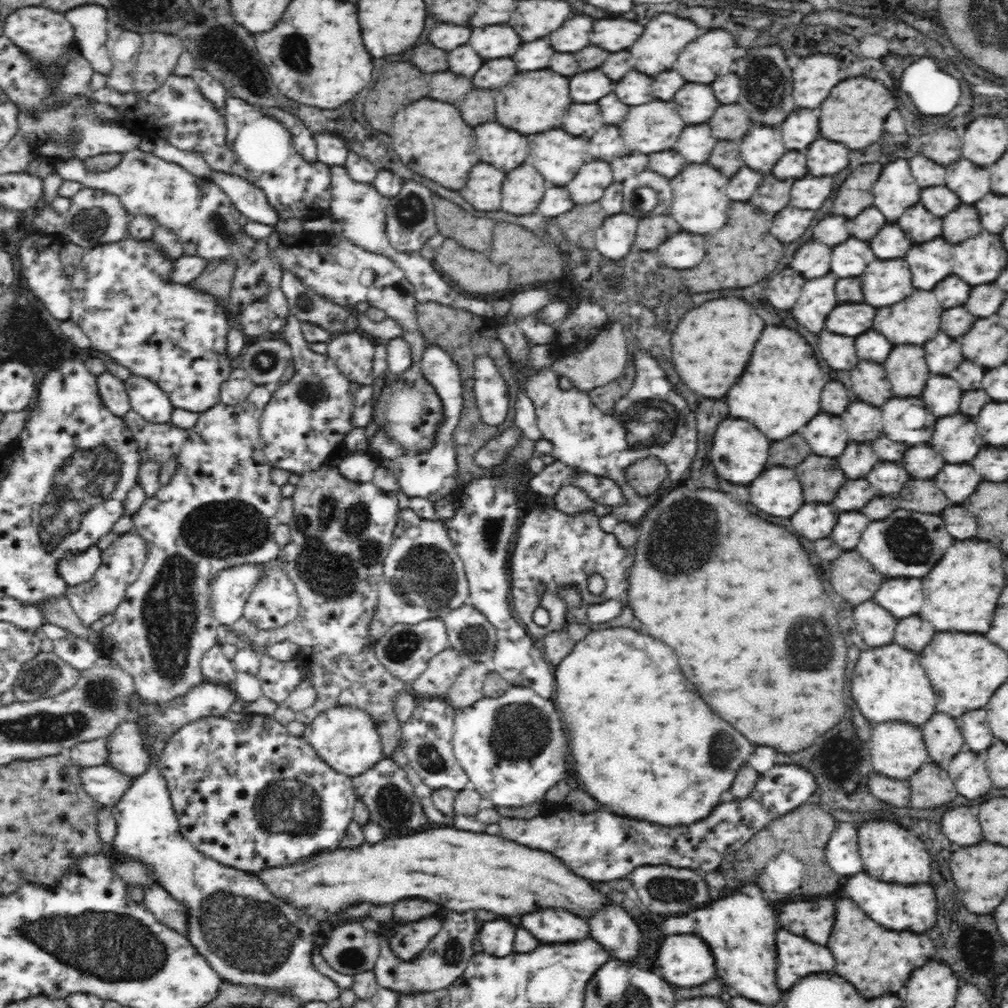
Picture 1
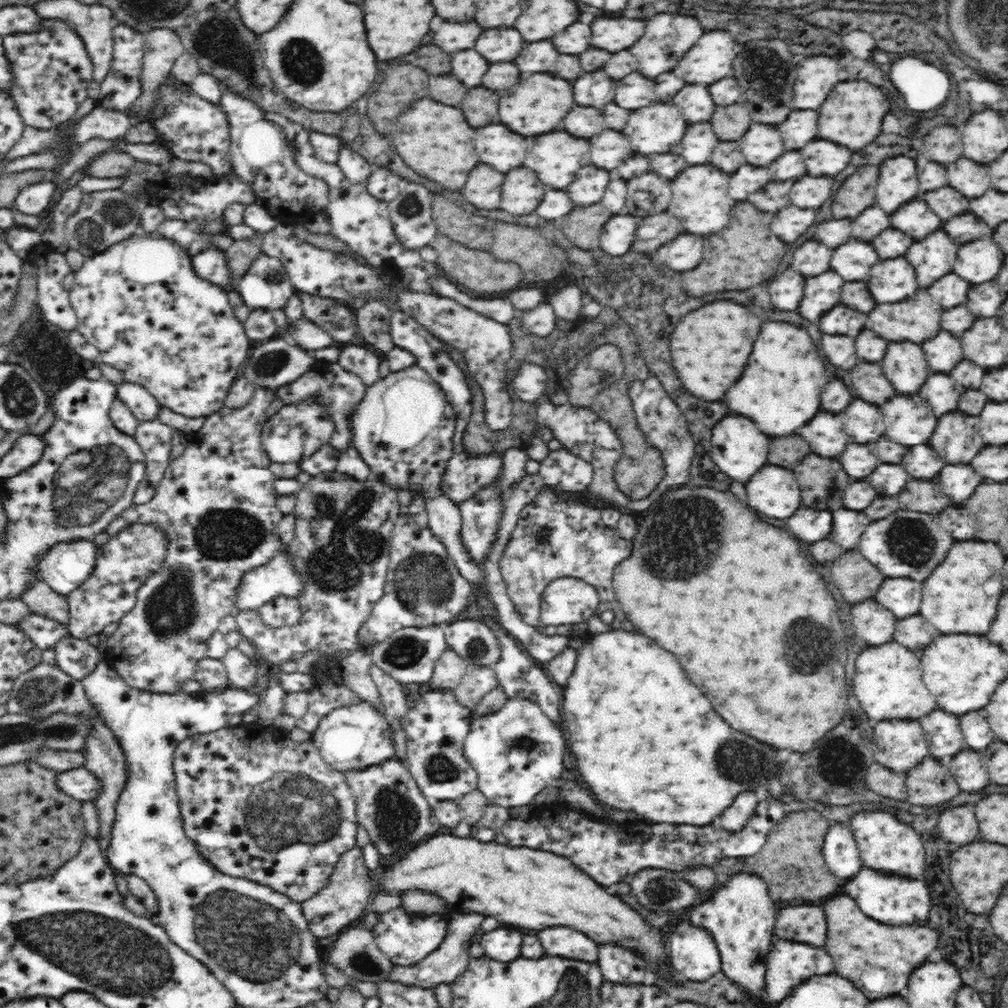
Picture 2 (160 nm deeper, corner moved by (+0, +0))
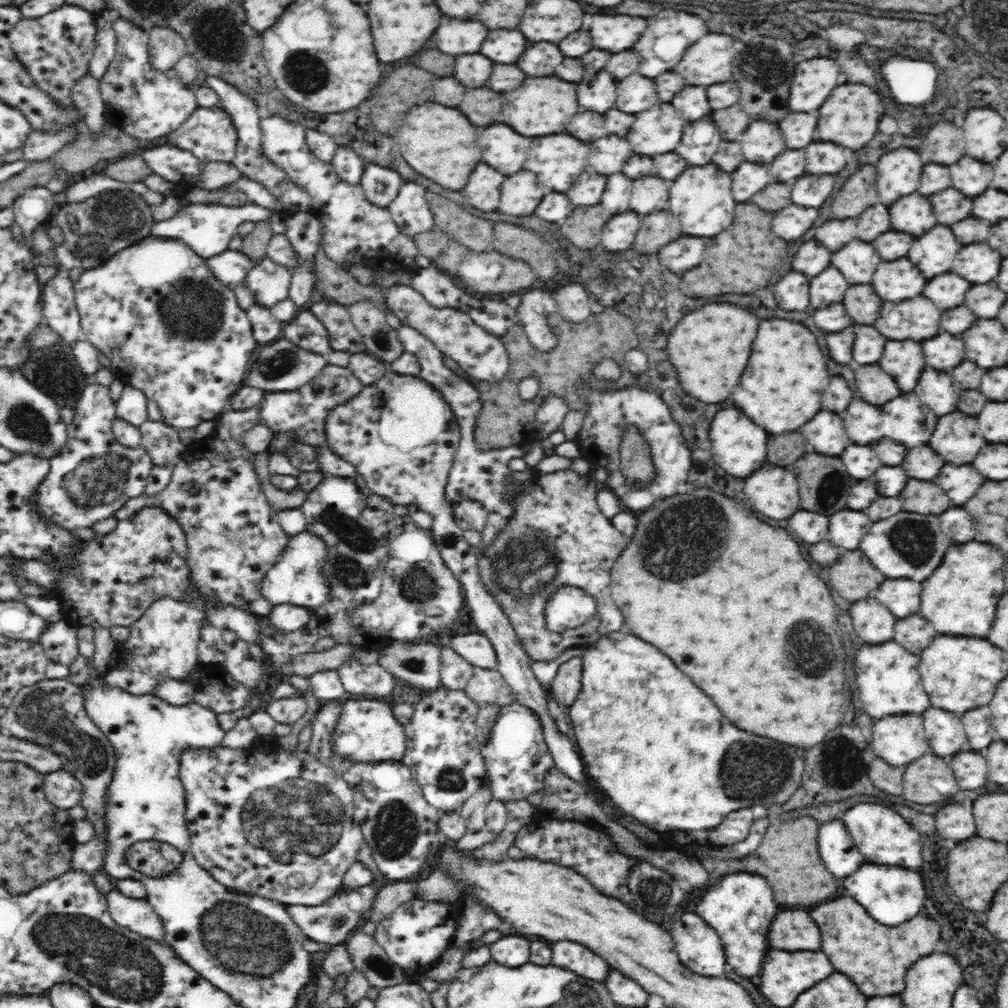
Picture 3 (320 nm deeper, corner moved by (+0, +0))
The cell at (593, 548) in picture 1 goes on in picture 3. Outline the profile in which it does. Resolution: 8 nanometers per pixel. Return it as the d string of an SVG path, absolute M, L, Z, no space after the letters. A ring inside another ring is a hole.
M571 468L568 471L556 471L550 474L535 472L532 478L533 486L520 490L518 487L512 493L506 493L507 498L513 498L510 505L514 514L508 518L506 526L500 534L486 546L479 546L479 575L488 592L507 614L512 628L515 630L522 648L531 661L553 661L568 647L586 648L600 637L612 631L624 630L624 617L619 607L613 601L609 584L611 583L612 566L623 554L631 537L625 537L611 520L606 518L597 503L597 483L586 474L582 476ZM561 586L580 588L596 601L596 612L590 620L574 629L554 632L547 627L545 606L547 600Z

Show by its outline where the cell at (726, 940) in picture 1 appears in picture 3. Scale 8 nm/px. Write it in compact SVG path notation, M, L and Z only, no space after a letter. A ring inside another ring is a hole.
M756 874L724 876L718 884L708 888L706 896L696 906L696 913L722 938L728 962L734 966L748 966L736 968L742 976L756 976L762 970L756 966L760 964L764 952L764 932L774 920L776 912L778 906L774 902L770 884Z

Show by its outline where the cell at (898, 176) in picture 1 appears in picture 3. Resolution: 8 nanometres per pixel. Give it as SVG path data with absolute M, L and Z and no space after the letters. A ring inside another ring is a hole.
M900 148L894 152L884 154L878 160L878 196L880 200L890 206L900 196L912 194L922 176L922 160L920 154L908 148Z

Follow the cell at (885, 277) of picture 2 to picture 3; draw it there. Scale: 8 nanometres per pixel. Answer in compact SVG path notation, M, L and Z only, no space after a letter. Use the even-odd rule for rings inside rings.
M898 258L894 262L884 262L878 266L872 278L874 290L882 300L900 302L922 294L926 278L916 270L908 258Z

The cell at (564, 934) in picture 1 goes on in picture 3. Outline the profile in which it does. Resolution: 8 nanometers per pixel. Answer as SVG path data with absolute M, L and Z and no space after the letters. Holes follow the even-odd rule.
M561 939L550 945L553 966L560 966L563 970L572 971L582 978L605 984L609 975L609 965L588 947L579 942L570 942L568 939Z

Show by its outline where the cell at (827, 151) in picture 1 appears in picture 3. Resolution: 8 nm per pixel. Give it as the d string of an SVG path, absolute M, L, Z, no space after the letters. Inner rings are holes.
M812 142L806 148L806 170L810 174L836 174L840 172L848 158L846 158L846 148L840 148L836 144L826 144L826 142Z

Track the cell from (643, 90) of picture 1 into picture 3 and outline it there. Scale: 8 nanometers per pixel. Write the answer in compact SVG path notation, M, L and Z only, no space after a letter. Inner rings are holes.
M632 74L618 84L618 110L626 114L636 114L638 110L648 110L648 106L654 104L658 104L658 94L652 80L640 74Z

